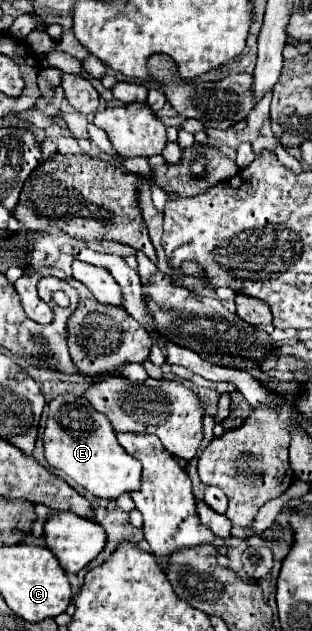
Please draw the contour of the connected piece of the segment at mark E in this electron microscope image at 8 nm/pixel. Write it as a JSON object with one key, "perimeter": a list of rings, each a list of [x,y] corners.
{"perimeter":[[[66,393],[62,397],[64,397],[64,401],[60,403],[60,407],[50,409],[46,429],[44,429],[44,451],[46,451],[48,465],[64,471],[78,485],[86,487],[94,497],[100,497],[100,499],[118,499],[122,493],[136,491],[140,485],[142,465],[138,463],[138,459],[126,455],[126,451],[122,451],[122,447],[116,441],[116,433],[110,427],[110,421],[104,415],[100,415],[98,411],[94,411],[94,407],[90,407],[90,403],[86,403],[84,397],[74,397],[72,393]]]}

